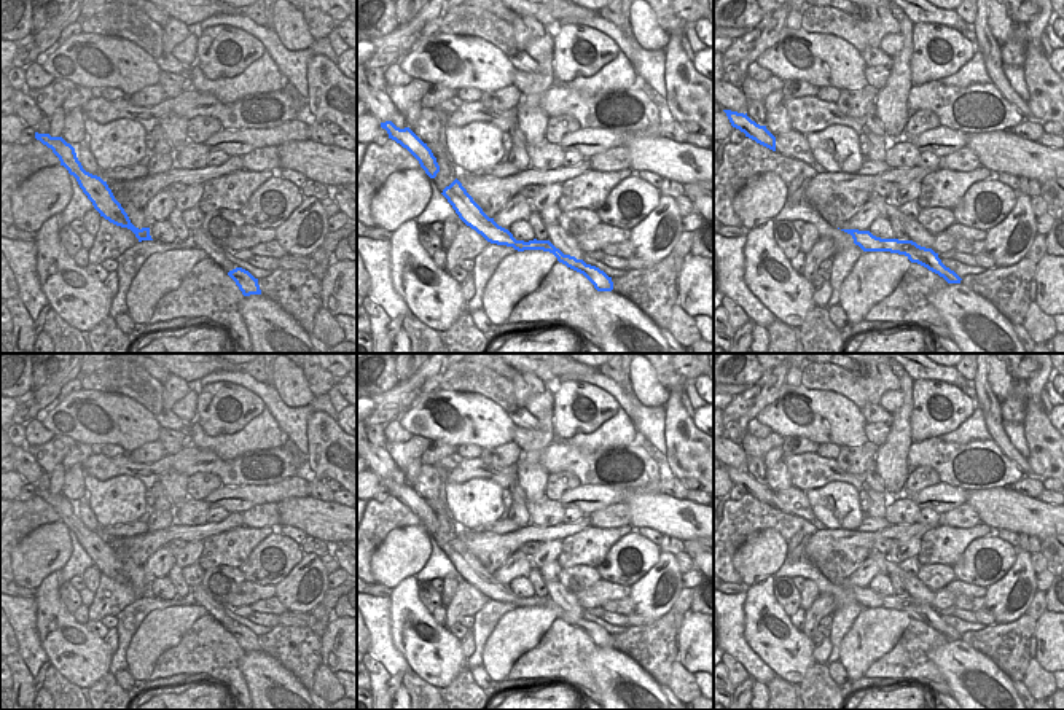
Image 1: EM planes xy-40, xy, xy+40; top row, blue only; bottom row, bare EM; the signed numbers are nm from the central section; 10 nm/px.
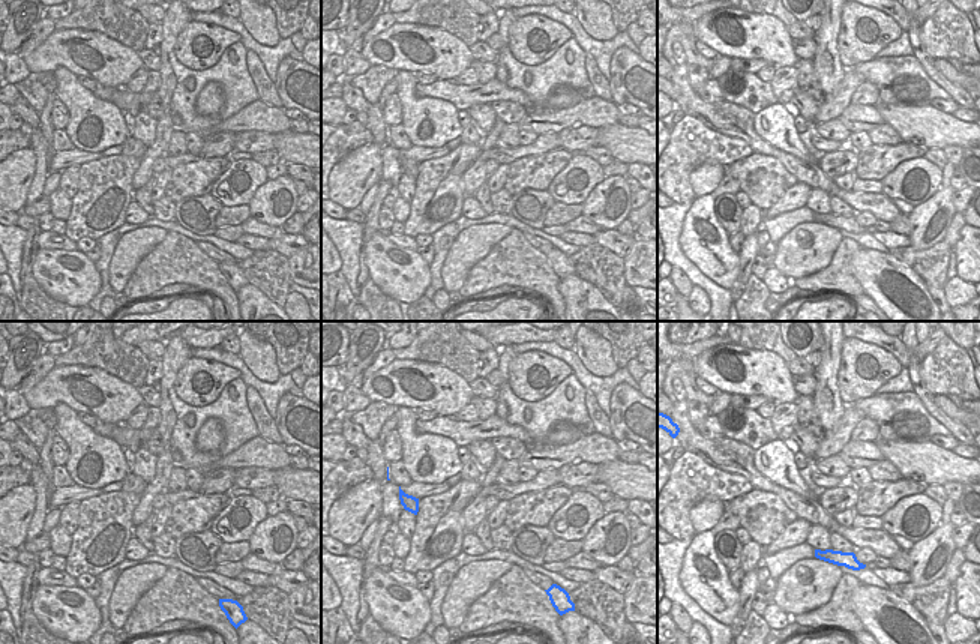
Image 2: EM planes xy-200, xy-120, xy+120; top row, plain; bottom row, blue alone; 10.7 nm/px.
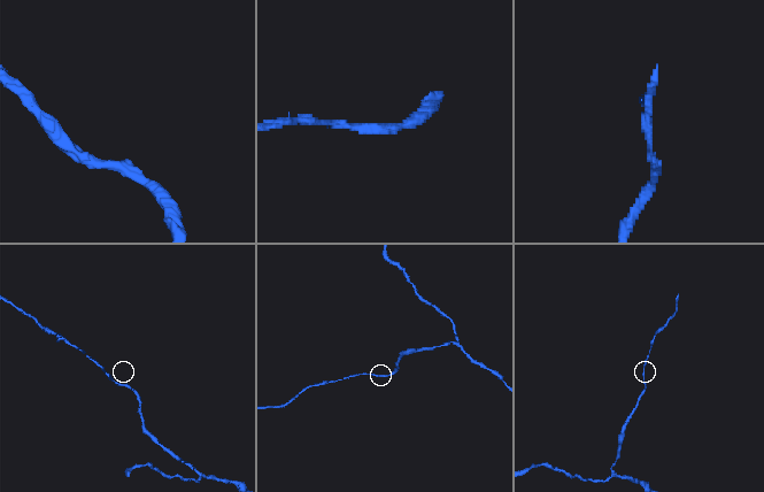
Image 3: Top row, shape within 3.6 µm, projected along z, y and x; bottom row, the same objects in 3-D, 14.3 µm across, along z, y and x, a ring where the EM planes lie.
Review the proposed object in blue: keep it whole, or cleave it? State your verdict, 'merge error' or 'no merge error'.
no merge error

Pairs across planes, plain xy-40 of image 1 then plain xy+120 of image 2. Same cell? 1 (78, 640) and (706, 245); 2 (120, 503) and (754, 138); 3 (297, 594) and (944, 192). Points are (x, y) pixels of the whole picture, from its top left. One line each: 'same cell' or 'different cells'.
1: same cell
2: different cells
3: same cell

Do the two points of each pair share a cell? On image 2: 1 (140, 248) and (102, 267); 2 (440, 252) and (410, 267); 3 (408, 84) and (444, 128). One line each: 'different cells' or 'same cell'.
1: different cells
2: different cells
3: same cell

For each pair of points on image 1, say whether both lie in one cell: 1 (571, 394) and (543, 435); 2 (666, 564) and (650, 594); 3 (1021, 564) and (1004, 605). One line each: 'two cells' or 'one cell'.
1: two cells
2: one cell
3: one cell

